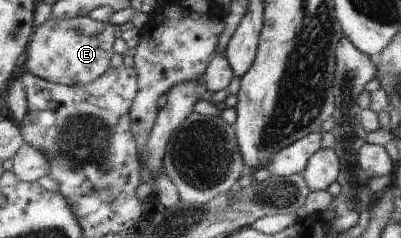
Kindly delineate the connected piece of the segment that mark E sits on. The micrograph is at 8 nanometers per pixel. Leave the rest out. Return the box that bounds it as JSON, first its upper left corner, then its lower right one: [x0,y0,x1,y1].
[24,17,116,86]

